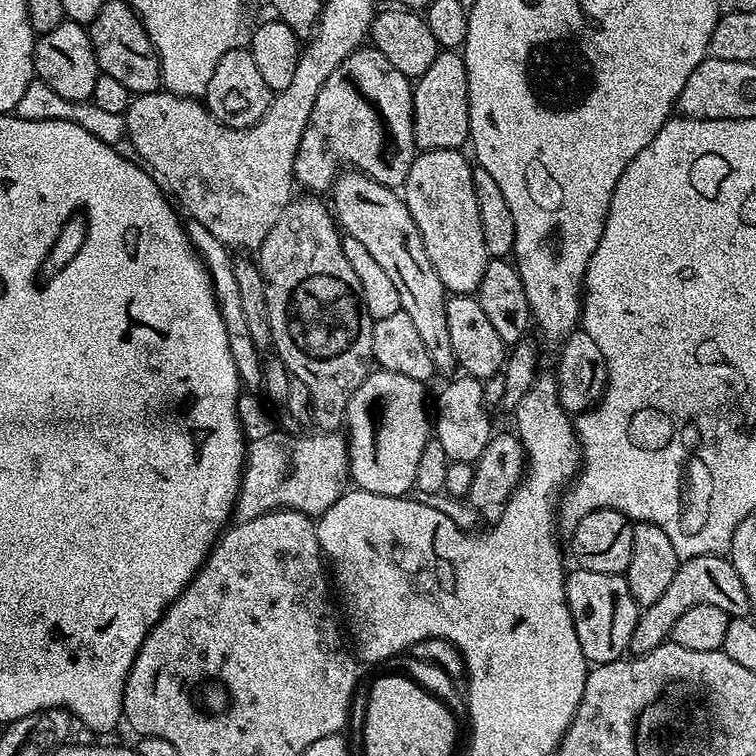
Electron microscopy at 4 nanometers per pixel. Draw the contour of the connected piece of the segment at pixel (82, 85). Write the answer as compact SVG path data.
M65 18L55 30L36 36L35 41L36 45L32 51L35 79L50 86L61 98L91 101L94 82L98 82L102 73L94 58L94 46L88 37L87 27Z

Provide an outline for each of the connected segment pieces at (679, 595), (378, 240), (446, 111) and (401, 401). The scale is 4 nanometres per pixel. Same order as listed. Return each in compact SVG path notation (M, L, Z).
M702 554L689 560L681 560L670 586L658 602L647 605L641 611L638 626L634 626L631 651L637 656L654 650L654 646L665 643L672 635L674 622L690 610L690 606L718 606L718 610L726 610L729 618L744 618L753 611L746 586L742 586L742 578L738 578L738 570L734 570L731 559L727 555L711 556Z
M344 170L337 175L330 189L331 196L330 204L339 227L347 235L358 238L358 242L370 250L374 262L378 262L378 266L382 266L382 270L386 270L394 282L400 299L400 311L410 314L430 354L430 362L434 362L437 370L455 369L457 362L454 345L450 342L450 330L446 330L446 289L434 271L434 266L430 266L430 258L426 258L422 234L414 218L410 218L410 210L404 205L403 195L374 182L374 178L360 171Z
M440 50L430 68L414 80L412 90L414 138L420 150L463 149L469 143L470 98L464 57L456 50Z
M372 370L362 386L354 390L354 398L350 398L348 403L346 443L350 480L359 491L402 497L407 497L413 491L414 473L418 471L420 455L422 450L426 450L426 442L430 438L430 408L424 405L424 388L421 381L406 378L406 374Z

